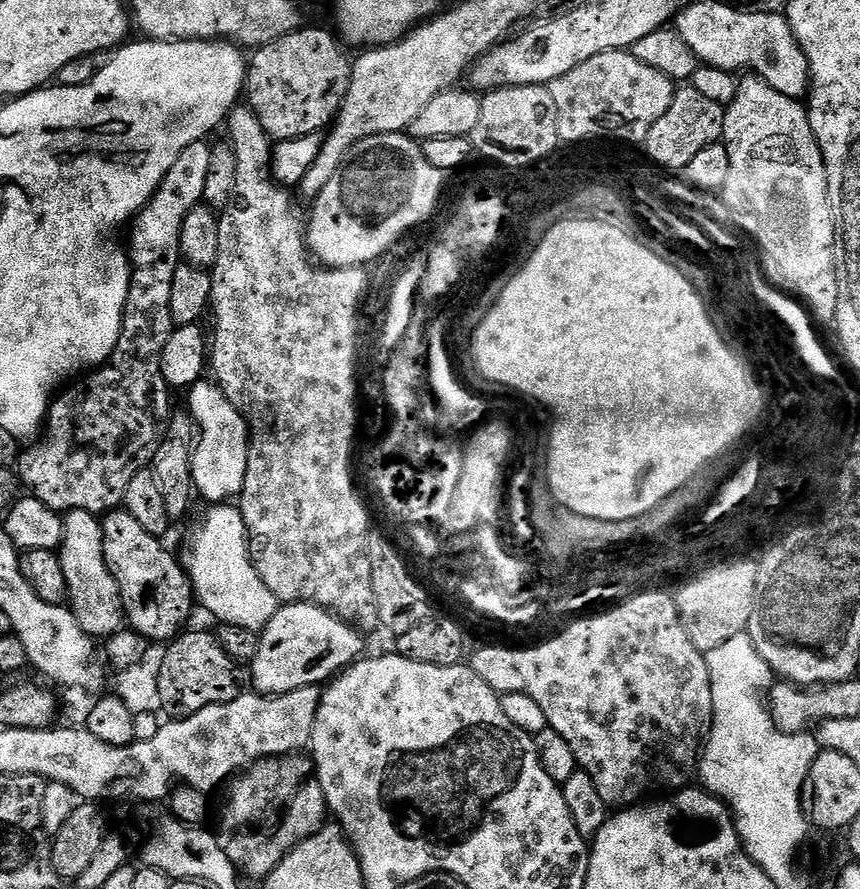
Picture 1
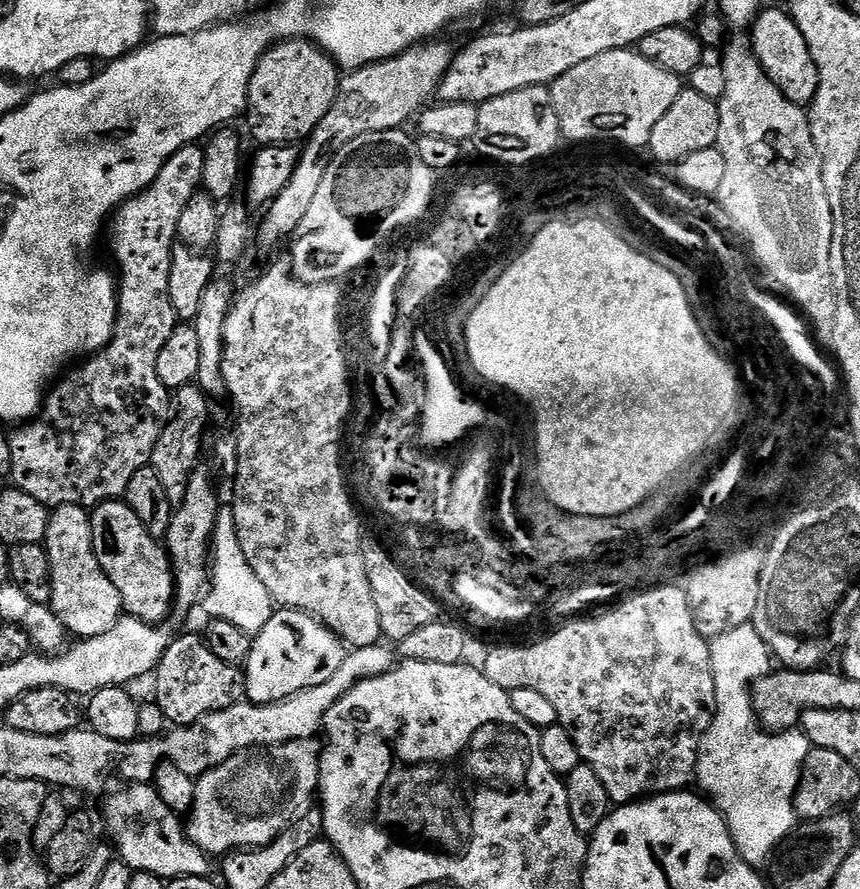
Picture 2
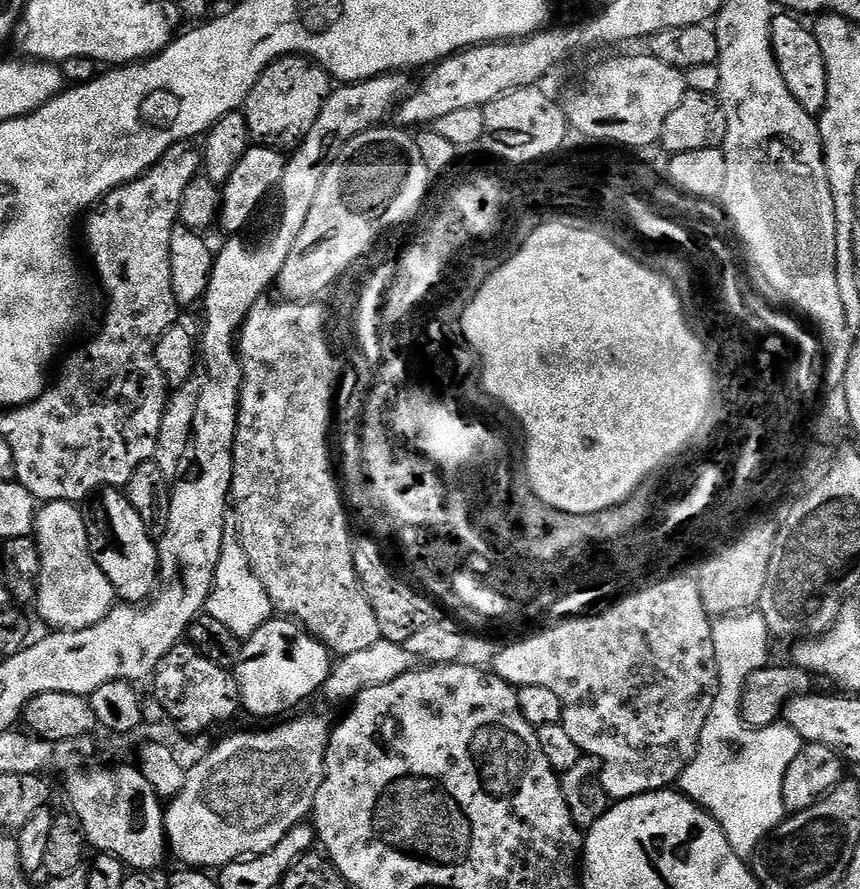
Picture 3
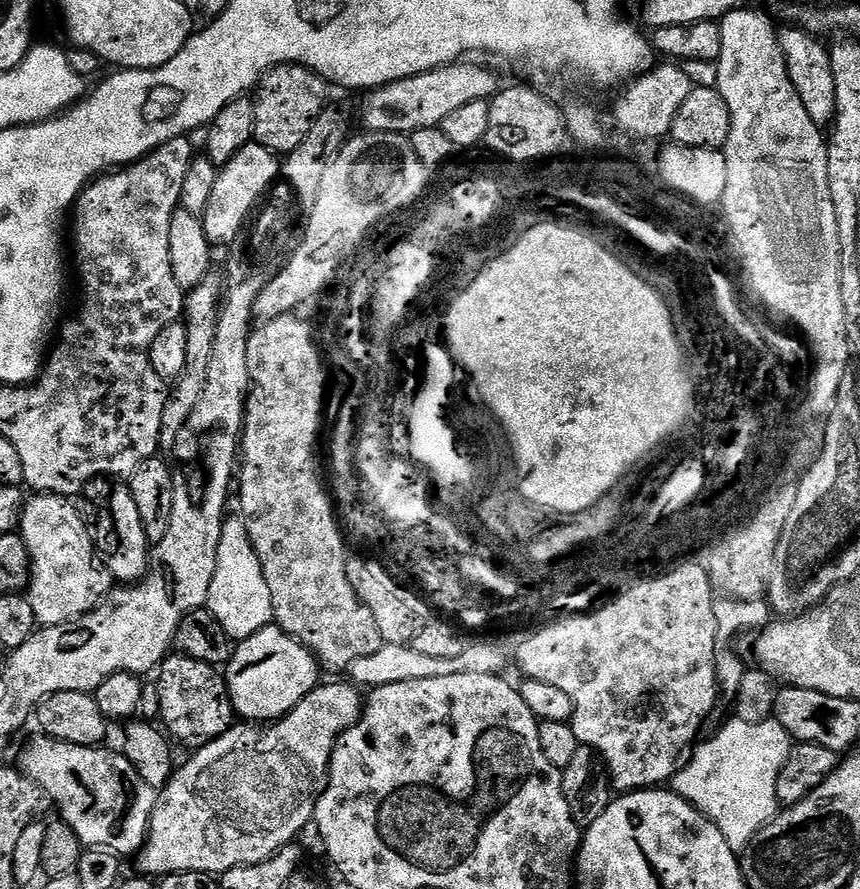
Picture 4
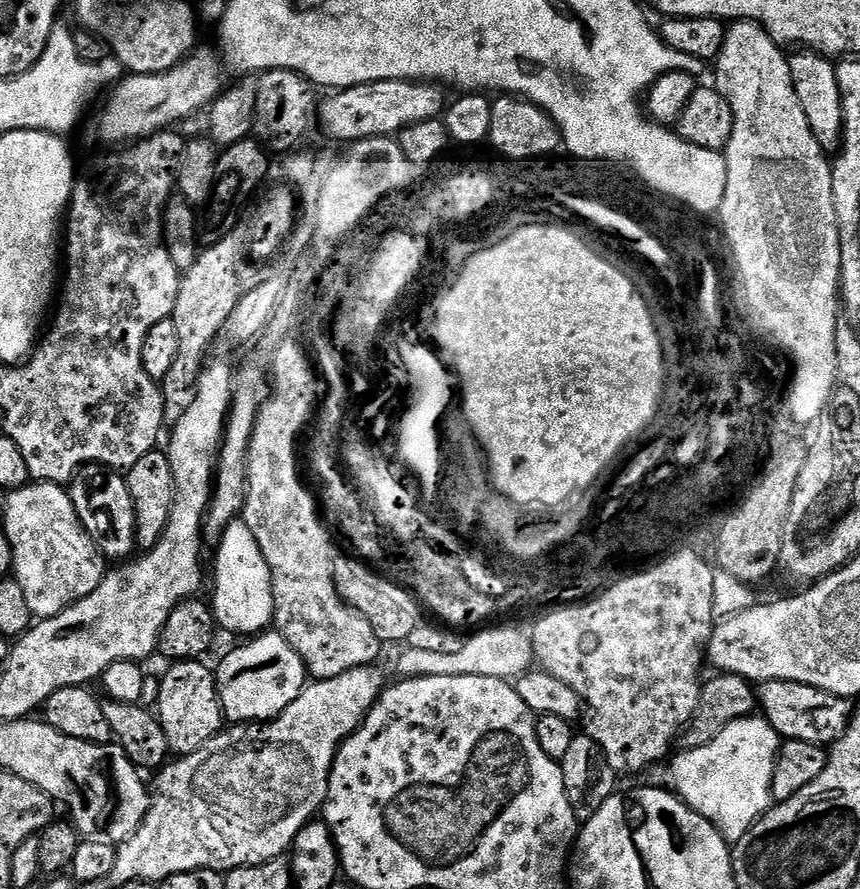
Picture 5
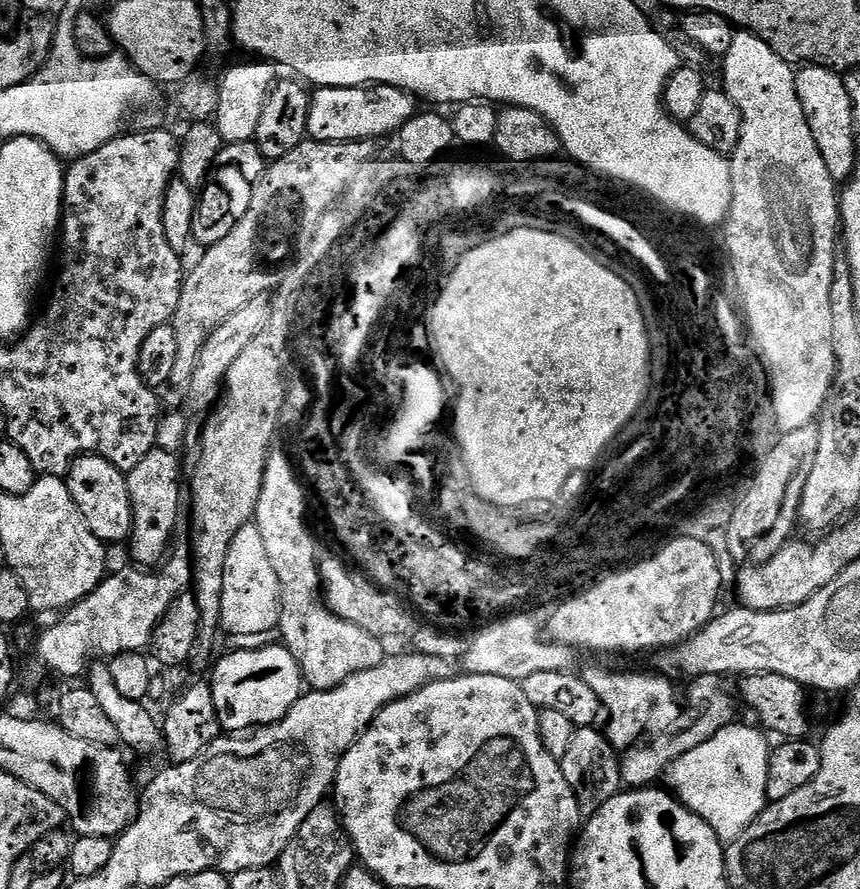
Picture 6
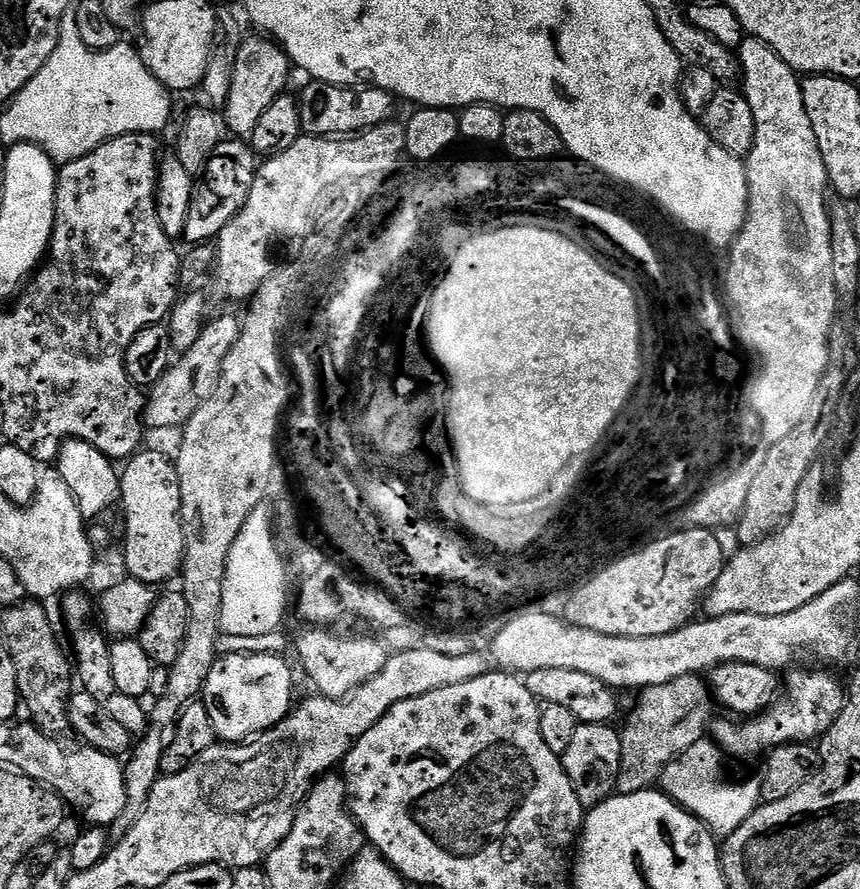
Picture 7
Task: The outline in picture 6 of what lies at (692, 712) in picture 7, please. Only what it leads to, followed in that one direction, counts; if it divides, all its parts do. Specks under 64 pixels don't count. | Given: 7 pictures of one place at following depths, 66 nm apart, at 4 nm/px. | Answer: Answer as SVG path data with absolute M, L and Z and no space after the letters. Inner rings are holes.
M714 674L695 677L689 683L692 685L688 688L688 704L694 711L700 712L696 716L696 721L685 732L677 731L673 736L660 734L655 738L649 739L647 742L637 744L635 748L627 749L620 756L621 781L632 790L639 790L655 785L657 783L655 780L659 776L661 779L665 775L667 766L674 757L694 750L694 746L698 746L702 742L714 738L714 734L718 734L718 730L722 730L728 724L733 723L737 719L736 704L738 706L738 700L734 695L733 689L732 692L728 689L728 682L725 677L715 676Z

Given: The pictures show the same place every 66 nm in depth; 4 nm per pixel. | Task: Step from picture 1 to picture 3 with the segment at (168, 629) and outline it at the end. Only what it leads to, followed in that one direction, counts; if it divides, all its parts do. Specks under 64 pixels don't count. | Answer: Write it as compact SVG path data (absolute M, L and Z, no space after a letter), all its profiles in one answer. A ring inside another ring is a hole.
M105 488L97 492L88 506L86 519L94 562L102 568L121 601L143 605L155 593L160 579L157 541L148 533L146 526L142 526L138 510L134 510L121 489Z

